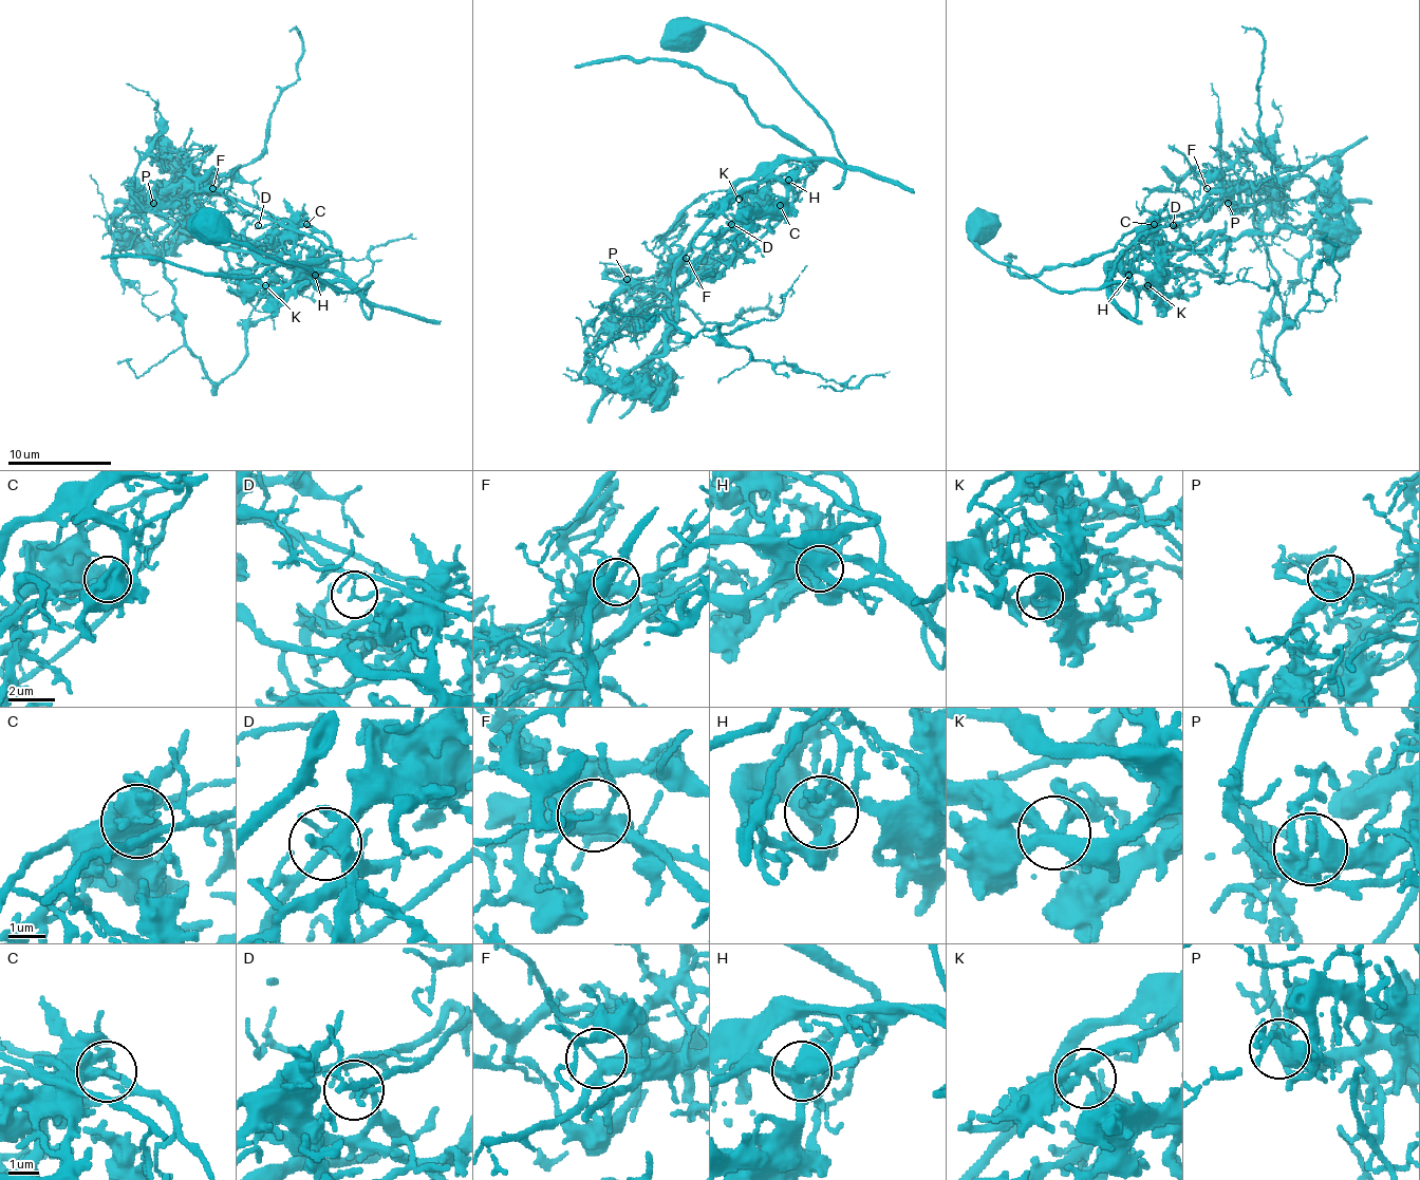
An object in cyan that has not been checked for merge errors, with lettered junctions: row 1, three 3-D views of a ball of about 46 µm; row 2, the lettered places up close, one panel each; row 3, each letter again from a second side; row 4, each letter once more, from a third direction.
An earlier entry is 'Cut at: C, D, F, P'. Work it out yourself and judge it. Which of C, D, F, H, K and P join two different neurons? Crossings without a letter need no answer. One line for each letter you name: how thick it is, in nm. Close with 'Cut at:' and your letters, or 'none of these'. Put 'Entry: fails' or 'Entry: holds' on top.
Entry: fails
C: Thickness 190 nm
D: Thickness 120 nm
P: Thickness 340 nm
Cut at: C, D, P

